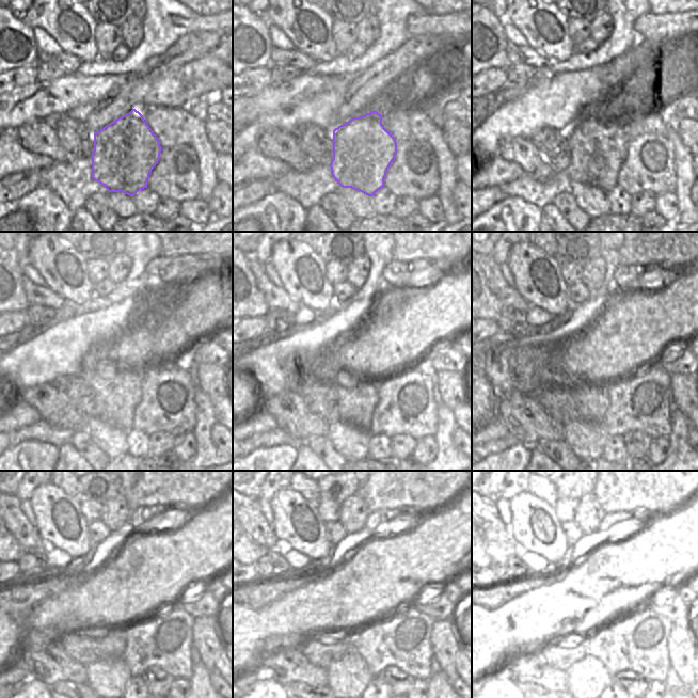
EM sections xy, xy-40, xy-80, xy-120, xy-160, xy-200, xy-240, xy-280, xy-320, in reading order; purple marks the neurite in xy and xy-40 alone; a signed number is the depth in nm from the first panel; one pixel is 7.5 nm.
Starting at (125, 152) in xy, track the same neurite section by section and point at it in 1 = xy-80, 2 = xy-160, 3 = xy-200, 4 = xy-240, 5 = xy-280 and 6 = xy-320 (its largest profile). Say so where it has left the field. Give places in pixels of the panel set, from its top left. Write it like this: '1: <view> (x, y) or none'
1: xy-80 (599, 145)
2: xy-160 (357, 392)
3: xy-200 (592, 399)
4: xy-240 (112, 636)
5: xy-280 (347, 637)
6: xy-320 (583, 641)

